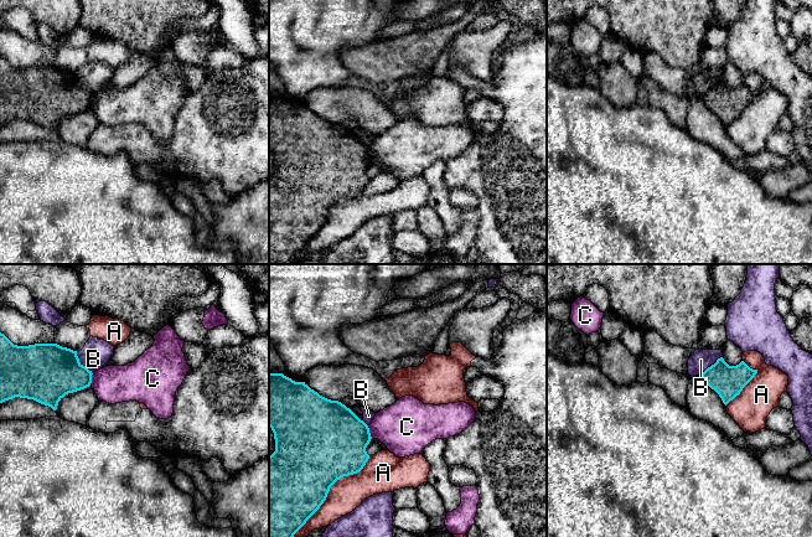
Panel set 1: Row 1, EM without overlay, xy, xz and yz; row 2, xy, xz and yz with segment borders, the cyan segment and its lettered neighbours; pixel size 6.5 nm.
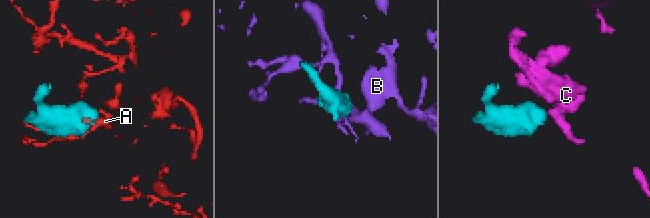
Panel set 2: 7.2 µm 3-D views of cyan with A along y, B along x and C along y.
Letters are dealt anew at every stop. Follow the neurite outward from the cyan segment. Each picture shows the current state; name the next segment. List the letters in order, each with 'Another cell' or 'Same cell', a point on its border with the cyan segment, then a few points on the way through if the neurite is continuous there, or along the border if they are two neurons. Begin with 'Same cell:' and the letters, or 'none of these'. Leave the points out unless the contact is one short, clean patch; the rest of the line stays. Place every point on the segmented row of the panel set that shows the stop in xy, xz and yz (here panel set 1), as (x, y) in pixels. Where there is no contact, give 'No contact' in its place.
Same cell: none of these
A: Another cell. Touches cyan at xz (329, 490)
B: Another cell. Touches cyan at xy (79, 362)
C: Another cell. Touches cyan at xz (368, 432). Boundary: xz (367, 426), (372, 438)

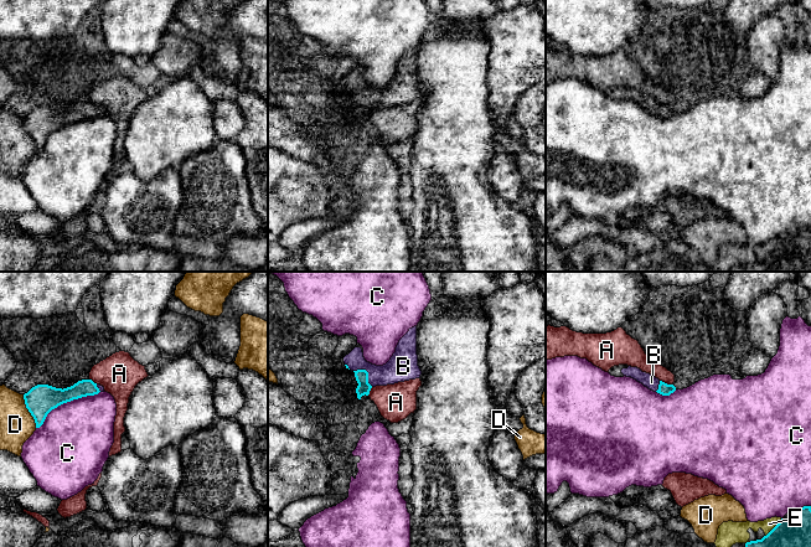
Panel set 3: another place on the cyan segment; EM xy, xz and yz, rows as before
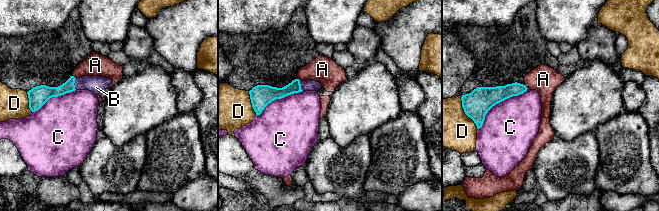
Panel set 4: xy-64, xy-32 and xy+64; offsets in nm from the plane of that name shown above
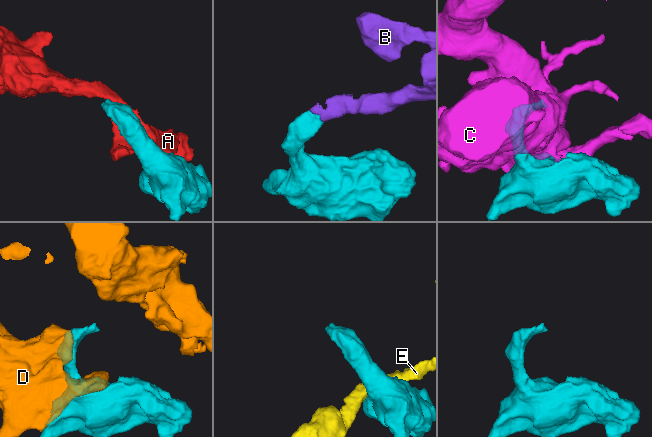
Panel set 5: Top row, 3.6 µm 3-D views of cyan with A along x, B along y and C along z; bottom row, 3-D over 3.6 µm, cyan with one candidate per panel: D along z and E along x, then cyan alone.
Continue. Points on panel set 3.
Same cell: B
A: Another cell. Touches cyan at yz (666, 383). Boundary: yz (660, 380), (672, 385)
B: Same cell. Touches cyan at xz (367, 372). Path across: xz (363, 387), (367, 372), (392, 372), (403, 366)
C: Another cell. Touches cyan at xy (66, 402)
D: Another cell. Touches cyan at xy (29, 411)
E: Another cell. Touches cyan at yz (774, 527)

